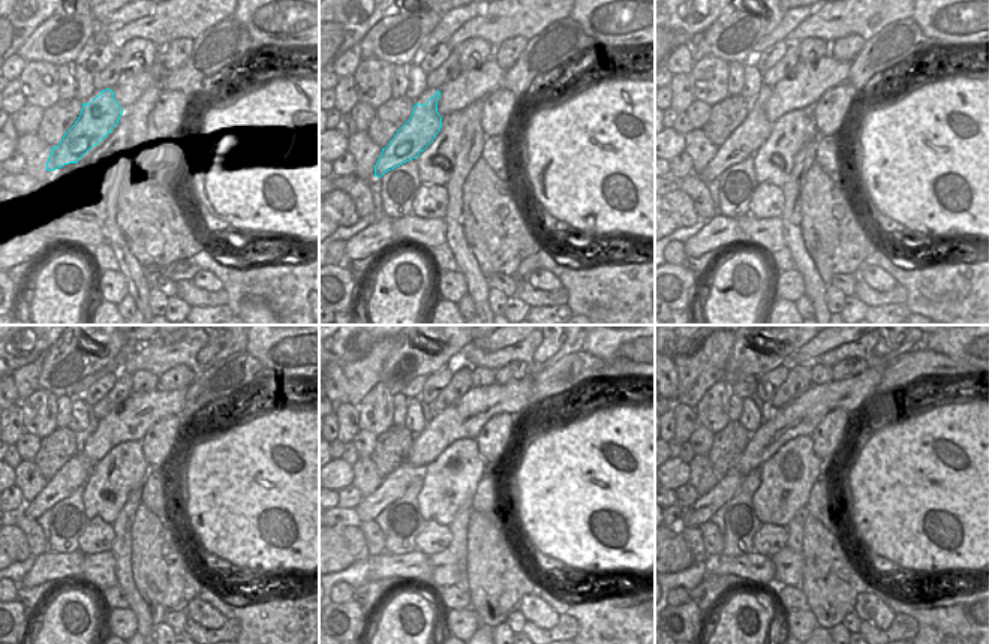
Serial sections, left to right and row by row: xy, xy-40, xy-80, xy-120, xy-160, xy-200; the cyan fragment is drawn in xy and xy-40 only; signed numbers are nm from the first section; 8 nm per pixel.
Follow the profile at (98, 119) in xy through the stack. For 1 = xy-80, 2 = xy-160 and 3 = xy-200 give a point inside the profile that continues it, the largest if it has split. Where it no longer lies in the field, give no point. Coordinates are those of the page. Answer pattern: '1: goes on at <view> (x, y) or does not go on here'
1: goes on at xy-80 (749, 135)
2: goes on at xy-160 (394, 485)
3: goes on at xy-200 (702, 511)

